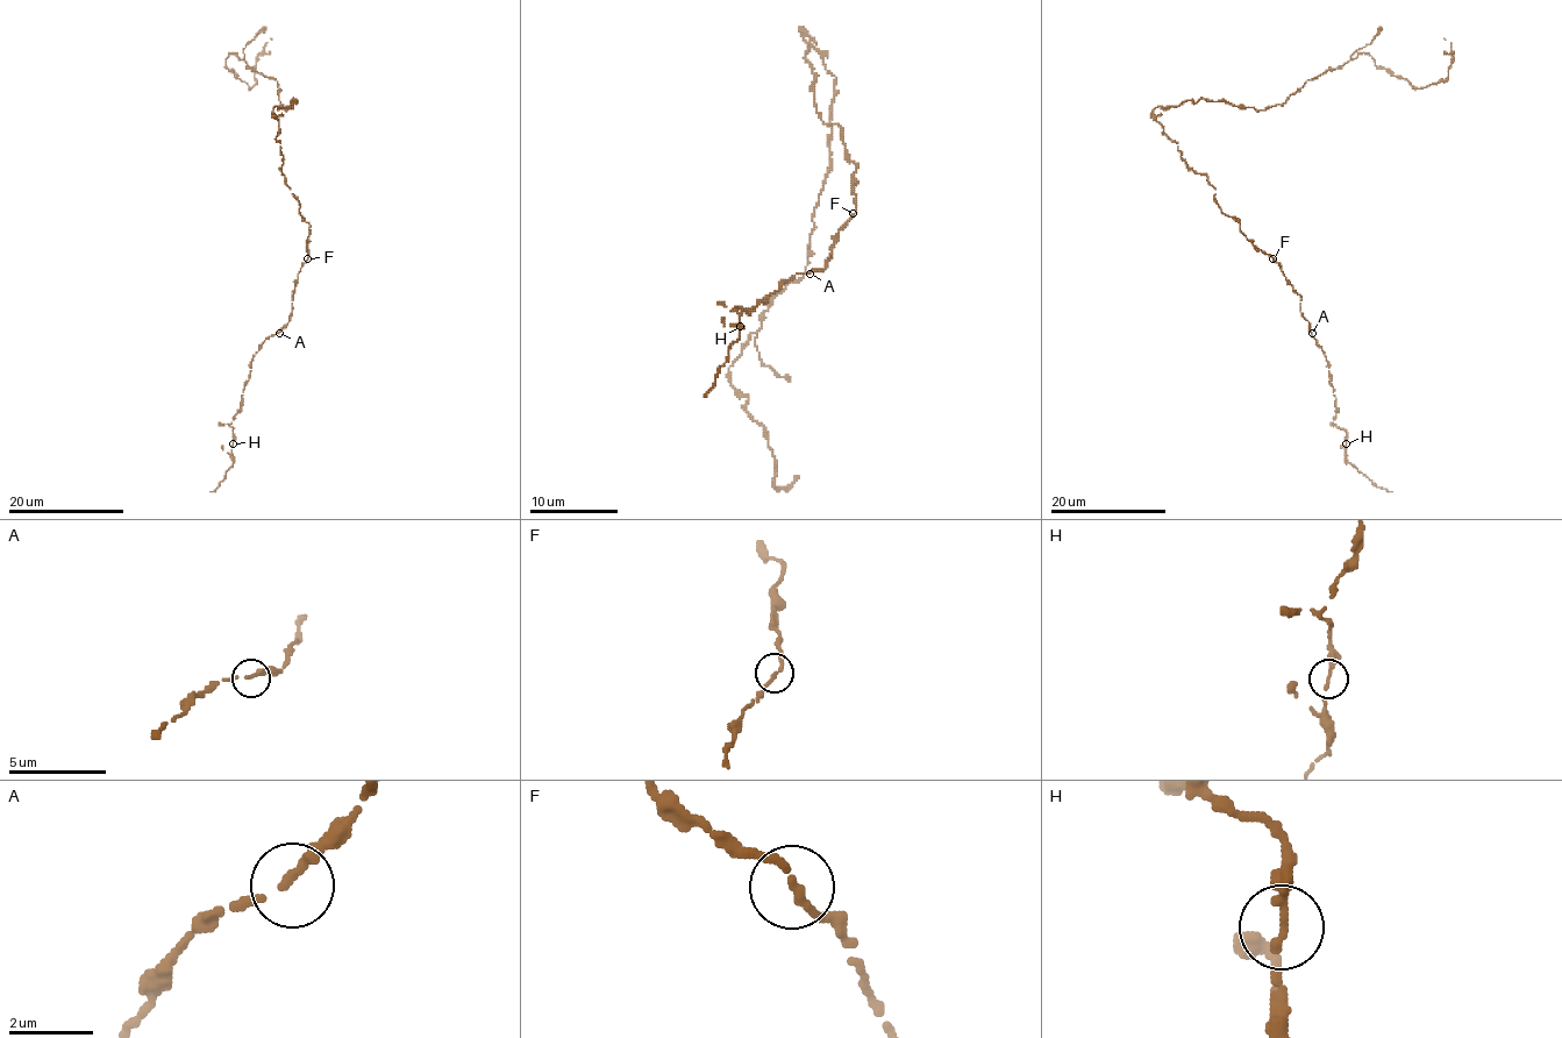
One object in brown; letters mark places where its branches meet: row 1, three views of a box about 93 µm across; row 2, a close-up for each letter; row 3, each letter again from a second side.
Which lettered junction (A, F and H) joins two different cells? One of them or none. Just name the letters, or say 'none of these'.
none of these

